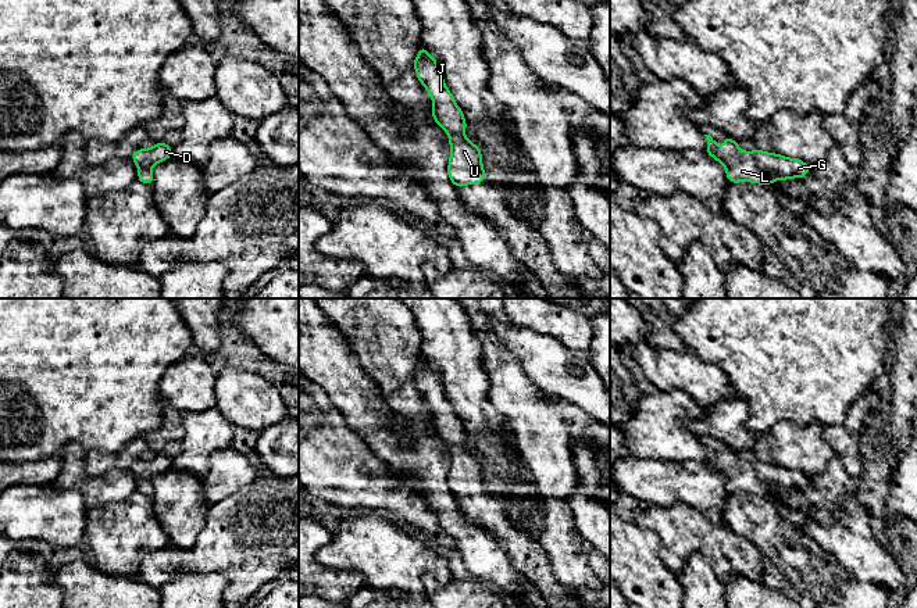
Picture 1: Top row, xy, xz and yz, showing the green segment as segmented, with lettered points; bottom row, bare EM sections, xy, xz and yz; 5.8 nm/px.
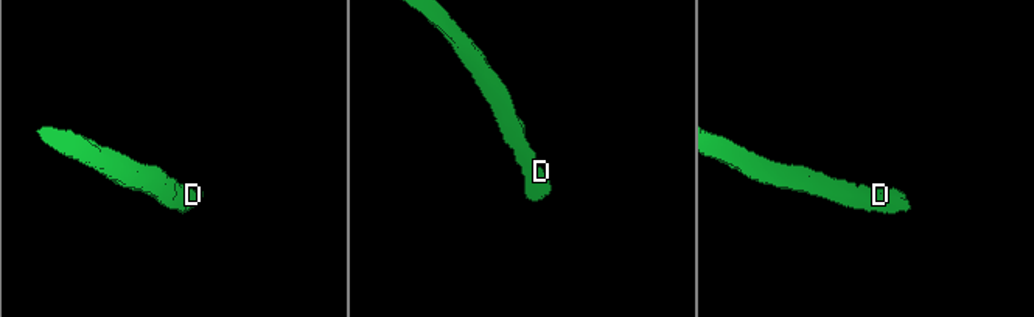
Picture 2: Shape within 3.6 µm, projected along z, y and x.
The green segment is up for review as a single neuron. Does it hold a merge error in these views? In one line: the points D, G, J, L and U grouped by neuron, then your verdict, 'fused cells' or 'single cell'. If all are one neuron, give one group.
D G J L U; single cell

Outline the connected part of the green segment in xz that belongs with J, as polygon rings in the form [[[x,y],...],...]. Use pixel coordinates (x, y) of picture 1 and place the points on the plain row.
[[[420,357],[420,364],[415,366],[413,378],[415,379],[417,390],[432,409],[431,426],[433,432],[449,446],[450,469],[447,486],[450,493],[457,500],[485,493],[486,484],[482,476],[481,459],[464,447],[467,432],[445,394],[438,372],[424,357]]]

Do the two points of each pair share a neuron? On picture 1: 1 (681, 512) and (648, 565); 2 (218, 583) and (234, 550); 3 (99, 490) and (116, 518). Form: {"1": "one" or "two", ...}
{"1": "two", "2": "two", "3": "two"}

